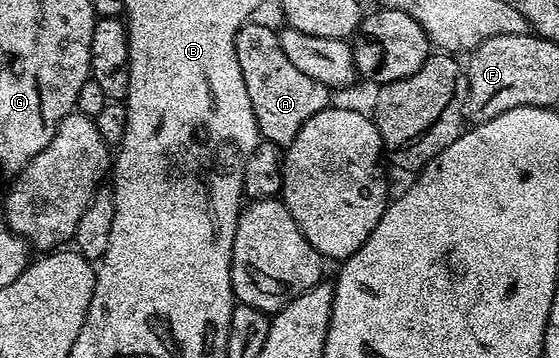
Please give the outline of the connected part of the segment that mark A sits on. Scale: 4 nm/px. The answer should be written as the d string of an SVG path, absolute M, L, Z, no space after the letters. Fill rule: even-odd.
M252 20L245 22L236 33L238 68L242 68L246 92L250 92L250 104L254 108L261 139L284 148L296 139L296 133L310 116L329 109L330 91L327 86L318 84L318 80L298 72L298 68L286 60L286 52L282 52L279 41L256 42L254 23Z

